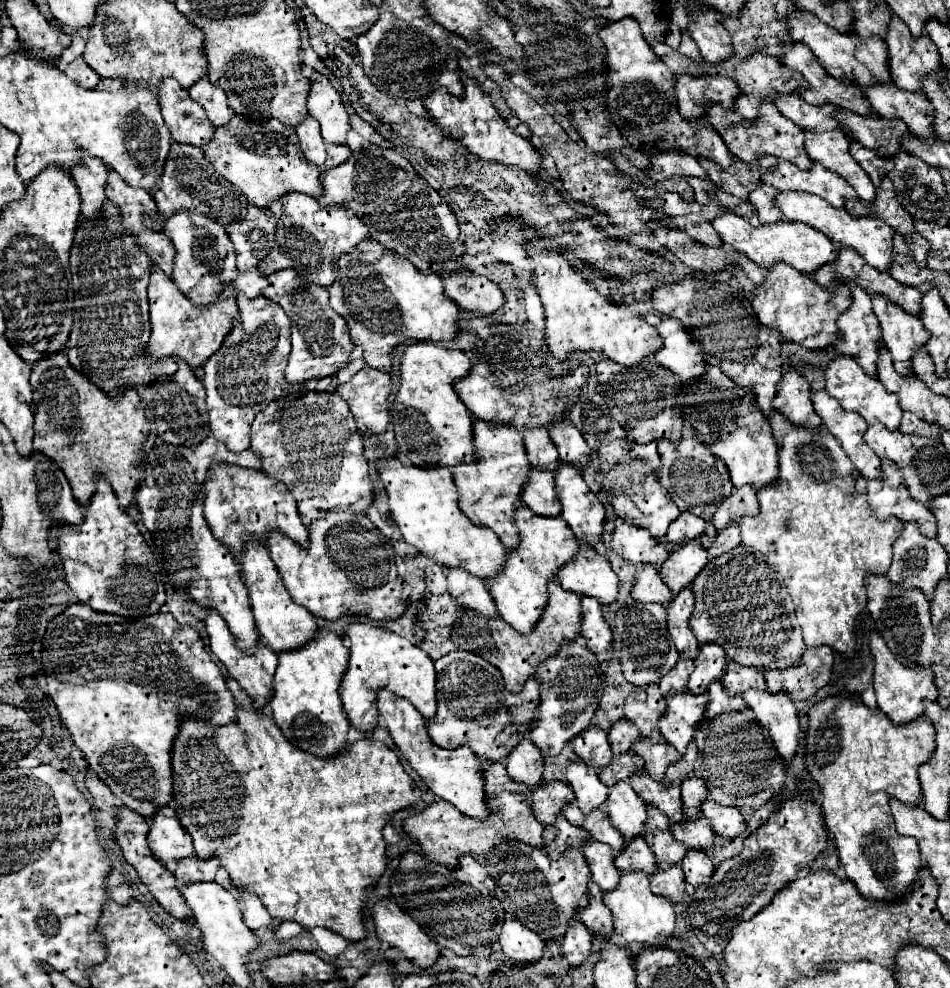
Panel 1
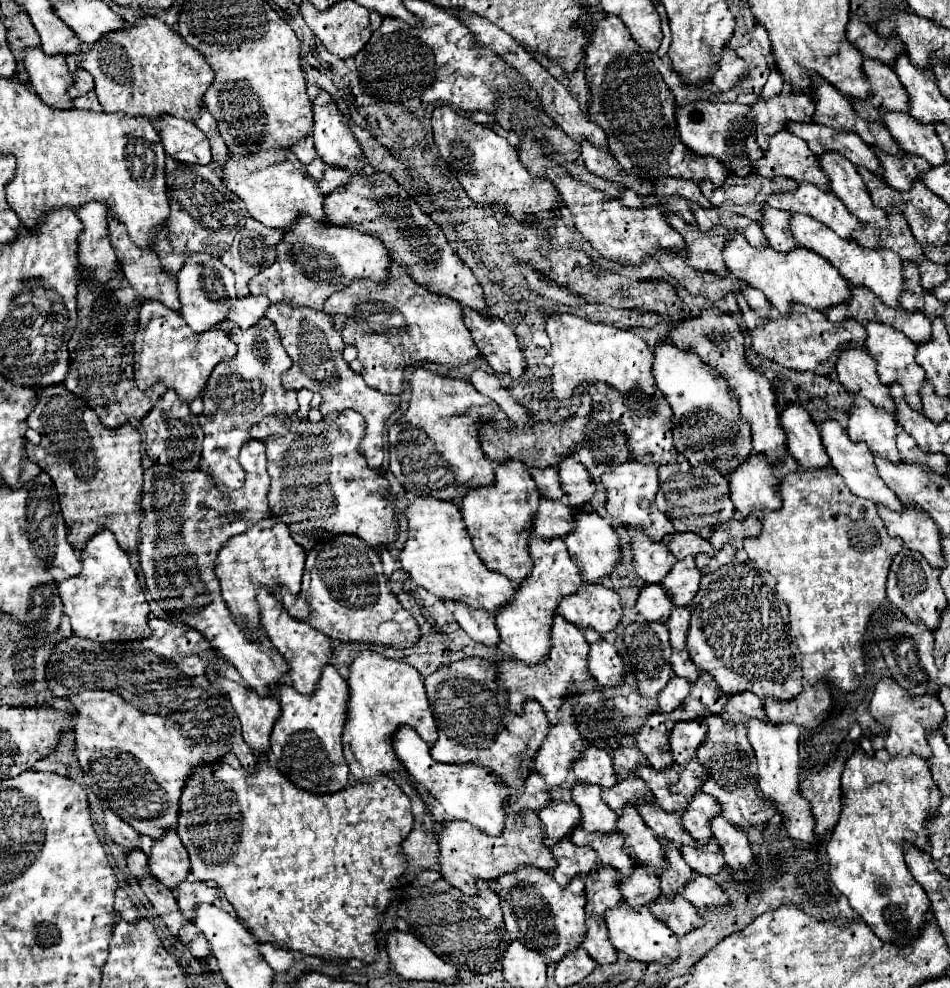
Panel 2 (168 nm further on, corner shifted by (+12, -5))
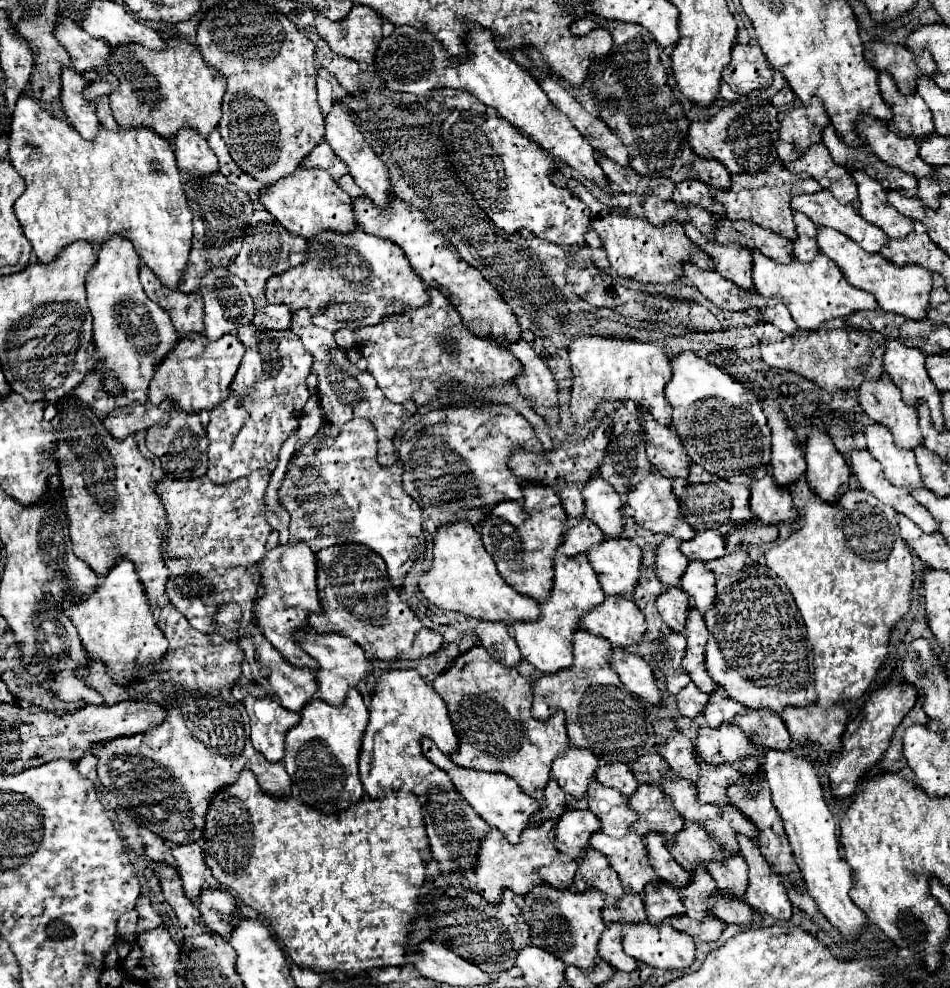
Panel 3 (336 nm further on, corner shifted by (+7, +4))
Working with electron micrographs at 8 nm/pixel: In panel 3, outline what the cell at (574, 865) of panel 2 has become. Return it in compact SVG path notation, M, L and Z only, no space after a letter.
M585 848L577 862L579 862L579 868L571 888L575 888L577 892L583 892L585 888L593 886L613 898L621 896L623 886L617 880L617 872L613 872L613 868L609 866L609 862L601 852L597 852L595 848Z

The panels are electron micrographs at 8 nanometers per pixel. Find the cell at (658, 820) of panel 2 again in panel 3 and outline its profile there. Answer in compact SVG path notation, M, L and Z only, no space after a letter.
M685 820L683 828L673 836L673 842L667 842L673 858L691 872L697 864L707 860L723 860L723 848L703 830L703 826Z

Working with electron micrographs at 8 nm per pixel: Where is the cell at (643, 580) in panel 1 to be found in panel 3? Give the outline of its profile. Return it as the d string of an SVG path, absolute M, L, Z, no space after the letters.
M669 588L667 592L659 594L655 600L655 606L663 618L663 622L675 630L681 632L685 628L685 616L689 610L689 602L685 592L681 592L681 588Z

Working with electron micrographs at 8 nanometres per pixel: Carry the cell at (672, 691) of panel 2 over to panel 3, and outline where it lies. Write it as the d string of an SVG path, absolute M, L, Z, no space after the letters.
M689 682L679 694L677 694L677 710L681 716L693 718L697 714L701 714L701 708L705 704L705 700L709 700L709 696L705 692L701 692L693 682Z

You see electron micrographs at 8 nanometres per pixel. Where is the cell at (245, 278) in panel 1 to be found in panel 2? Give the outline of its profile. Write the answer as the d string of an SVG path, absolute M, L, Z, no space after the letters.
M250 295L244 299L236 299L230 309L230 321L242 329L248 329L266 315L268 307L270 307L270 301L264 295L258 295L258 297Z

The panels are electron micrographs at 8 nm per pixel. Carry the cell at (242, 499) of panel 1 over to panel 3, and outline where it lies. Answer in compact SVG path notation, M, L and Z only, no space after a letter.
M295 542L295 544L279 544L271 550L265 552L263 560L255 564L255 568L261 574L259 588L265 590L263 596L255 598L253 604L253 614L257 616L257 626L261 628L263 636L277 648L285 660L297 666L307 666L311 670L317 668L317 662L311 660L295 642L293 632L299 628L307 626L307 614L315 612L319 606L317 598L317 584L315 584L315 554L305 542Z

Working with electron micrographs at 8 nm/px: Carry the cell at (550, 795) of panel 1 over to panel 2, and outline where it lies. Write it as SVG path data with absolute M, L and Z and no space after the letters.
M552 801L538 811L544 831L544 845L554 847L560 839L570 837L576 827L580 827L580 809L576 803Z

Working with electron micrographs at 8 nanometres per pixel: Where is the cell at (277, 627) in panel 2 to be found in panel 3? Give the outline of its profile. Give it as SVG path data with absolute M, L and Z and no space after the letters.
M311 628L309 630L299 630L295 634L297 644L319 662L319 668L315 670L315 680L317 680L317 698L325 700L329 704L341 704L341 700L345 698L345 688L357 686L365 674L371 670L369 658L365 656L365 652L347 636L339 634L339 632L325 632L325 634L317 634Z

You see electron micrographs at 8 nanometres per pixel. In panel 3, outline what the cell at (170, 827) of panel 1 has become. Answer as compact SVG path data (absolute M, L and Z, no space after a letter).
M191 842L191 844L173 846L171 852L173 852L173 858L177 862L177 874L183 880L185 894L191 900L197 900L197 896L201 894L201 888L205 886L205 880L203 880L203 872L205 872L203 850L199 848L197 842Z

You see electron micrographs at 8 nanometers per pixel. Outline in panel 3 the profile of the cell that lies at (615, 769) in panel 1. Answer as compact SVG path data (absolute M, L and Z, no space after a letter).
M641 782L633 796L627 798L629 808L633 808L639 816L631 824L631 828L639 836L647 836L649 832L665 834L667 840L673 838L683 828L683 818L673 808L673 800L663 794L663 790L657 784L645 784Z

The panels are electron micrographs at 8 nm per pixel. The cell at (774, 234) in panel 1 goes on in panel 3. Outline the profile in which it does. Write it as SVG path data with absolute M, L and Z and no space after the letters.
M753 250L753 282L757 292L761 292L763 296L781 298L801 330L819 328L819 324L825 320L845 318L857 310L877 308L875 296L851 286L845 280L841 268L821 252L813 262L807 264L797 258L791 258L791 262L783 264L765 256L761 250Z

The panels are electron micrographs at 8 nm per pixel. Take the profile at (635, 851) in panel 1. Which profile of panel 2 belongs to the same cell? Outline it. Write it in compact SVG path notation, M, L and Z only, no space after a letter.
M636 865L632 877L626 877L620 883L620 891L624 901L628 901L628 905L632 905L634 909L650 905L652 901L656 901L656 897L662 895L658 875L654 873L654 869L648 869L644 865Z

